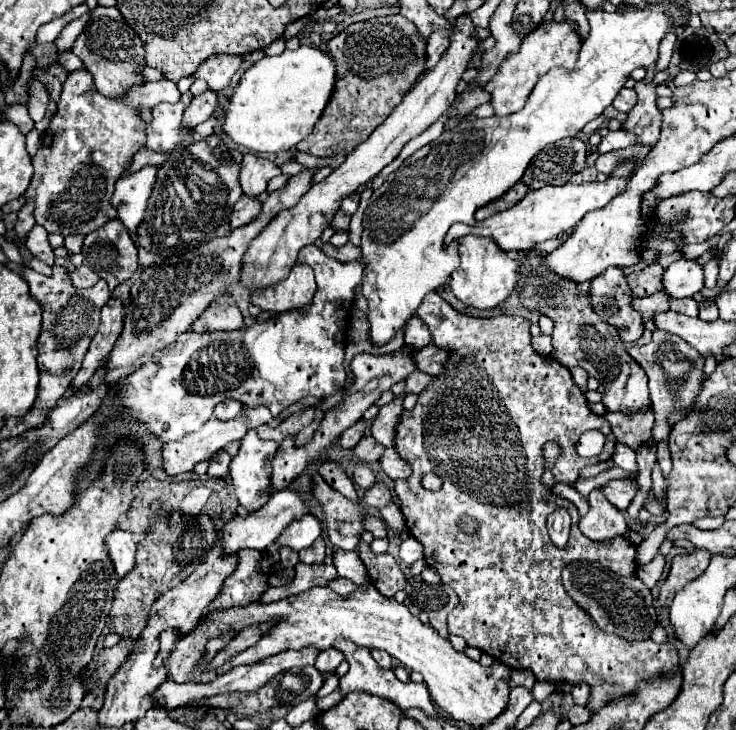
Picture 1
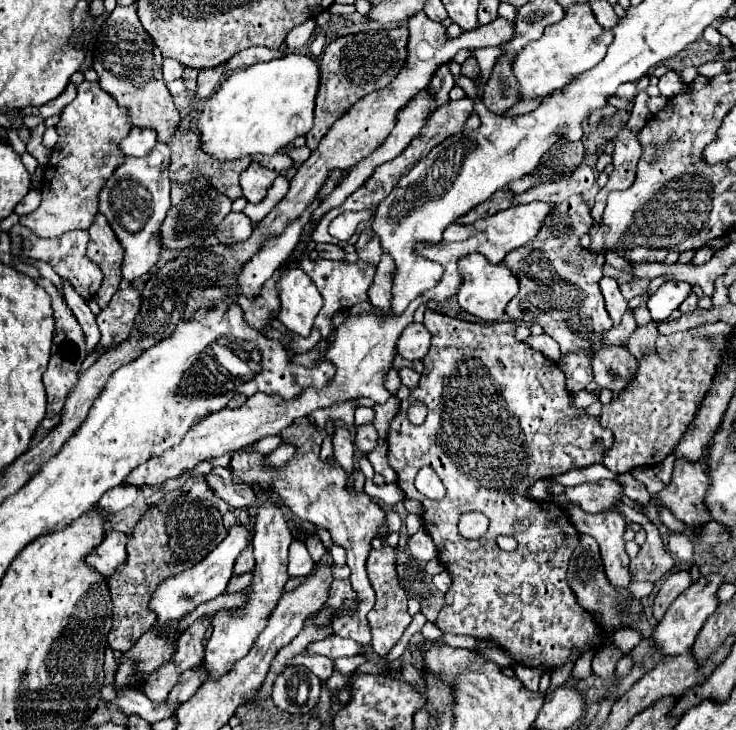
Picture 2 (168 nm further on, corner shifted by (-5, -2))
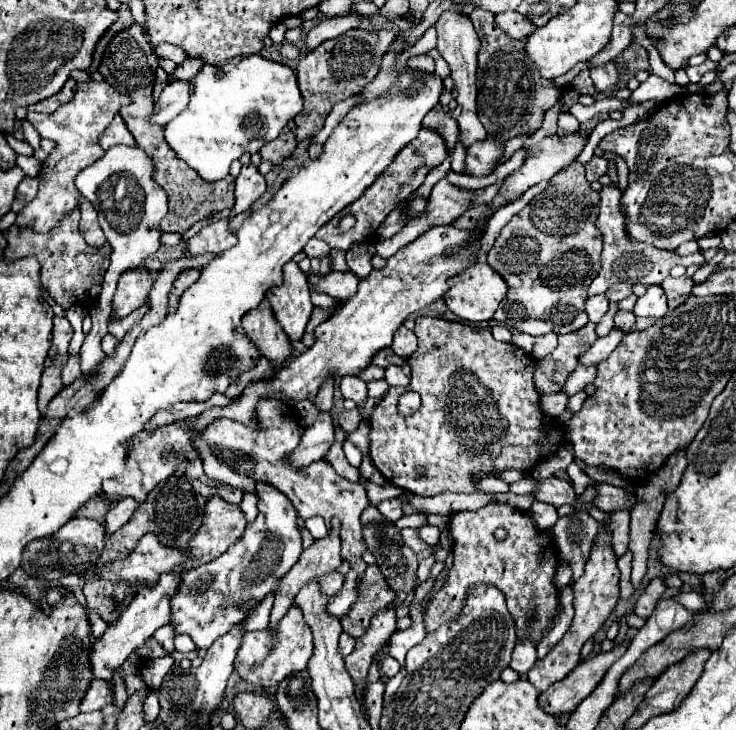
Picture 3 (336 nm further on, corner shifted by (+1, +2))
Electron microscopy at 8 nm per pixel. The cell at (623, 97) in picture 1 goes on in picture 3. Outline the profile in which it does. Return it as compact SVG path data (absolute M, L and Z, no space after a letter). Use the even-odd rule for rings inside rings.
M613 62L599 66L599 68L593 68L591 78L593 78L593 84L599 92L611 92L619 86L619 72Z

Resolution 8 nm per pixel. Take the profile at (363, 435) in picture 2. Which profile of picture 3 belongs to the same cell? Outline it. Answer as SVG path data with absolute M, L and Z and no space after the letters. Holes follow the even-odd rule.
M345 410L345 412L341 412L341 416L339 416L339 426L347 432L347 434L351 434L351 432L355 432L357 428L359 428L359 422L361 422L361 414L359 414L359 410Z

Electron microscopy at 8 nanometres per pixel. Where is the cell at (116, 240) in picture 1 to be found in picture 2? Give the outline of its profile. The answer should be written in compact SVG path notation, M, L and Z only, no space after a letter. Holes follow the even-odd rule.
M103 214L95 216L95 222L91 224L89 232L89 244L87 244L87 256L101 266L103 270L103 284L95 296L95 302L105 308L111 300L111 296L117 292L121 282L121 262L123 262L123 248L117 242L113 230L109 228L109 222Z

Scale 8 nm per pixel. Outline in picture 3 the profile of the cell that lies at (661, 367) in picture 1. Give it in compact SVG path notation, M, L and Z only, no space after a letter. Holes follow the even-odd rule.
M619 310L615 314L615 326L619 326L623 332L631 332L635 326L635 314L633 312L623 312Z

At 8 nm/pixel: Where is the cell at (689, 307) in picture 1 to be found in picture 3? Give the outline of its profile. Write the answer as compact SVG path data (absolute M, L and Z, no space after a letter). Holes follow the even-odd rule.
M667 276L661 286L663 286L667 298L673 300L673 298L679 298L679 296L689 296L691 294L691 288L693 288L693 282L687 276L681 276L681 278Z

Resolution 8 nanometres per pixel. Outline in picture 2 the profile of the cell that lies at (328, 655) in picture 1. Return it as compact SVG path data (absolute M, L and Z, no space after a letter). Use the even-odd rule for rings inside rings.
M305 650L301 654L297 654L295 658L291 658L287 666L295 666L295 668L303 666L309 672L313 672L315 676L319 676L321 680L327 680L333 674L333 660L329 660L325 656L309 656Z

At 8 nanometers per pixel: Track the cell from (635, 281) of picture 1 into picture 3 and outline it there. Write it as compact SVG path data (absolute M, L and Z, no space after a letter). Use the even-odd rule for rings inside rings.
M615 284L605 294L611 302L621 302L623 298L627 298L631 294L631 284Z

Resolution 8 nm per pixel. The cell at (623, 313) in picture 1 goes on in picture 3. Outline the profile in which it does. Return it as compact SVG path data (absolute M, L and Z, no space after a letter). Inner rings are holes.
M605 294L589 296L585 308L587 308L587 316L589 316L589 320L597 324L597 322L601 322L601 318L605 316L605 312L609 310L609 300L607 300Z

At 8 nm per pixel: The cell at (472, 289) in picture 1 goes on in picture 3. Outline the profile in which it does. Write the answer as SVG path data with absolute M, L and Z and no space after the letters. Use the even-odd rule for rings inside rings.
M477 262L475 266L467 268L467 272L459 272L459 276L453 276L449 280L449 290L445 292L445 302L449 306L449 310L453 314L457 314L459 318L463 320L469 320L469 322L485 322L485 320L491 320L499 302L505 298L507 294L507 284L505 280L493 270L489 268L489 264L483 264L483 262Z

